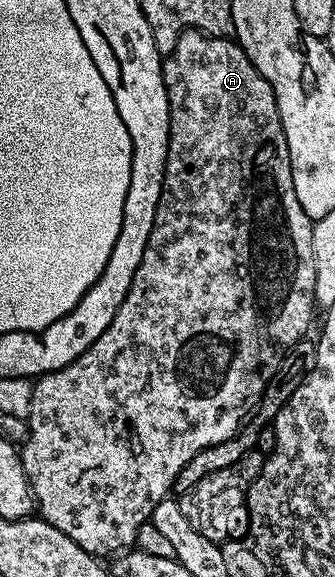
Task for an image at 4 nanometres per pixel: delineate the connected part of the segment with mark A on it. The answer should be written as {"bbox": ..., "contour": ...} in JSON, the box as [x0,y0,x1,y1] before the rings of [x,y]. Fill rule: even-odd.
{"bbox":[19,30,317,550],"contour":[[[186,30],[178,36],[172,52],[164,57],[161,73],[169,99],[169,145],[161,197],[147,246],[131,278],[131,286],[107,330],[103,330],[93,345],[70,364],[36,377],[27,417],[29,437],[19,448],[25,477],[29,479],[34,501],[39,505],[40,519],[67,534],[67,538],[74,540],[80,548],[90,550],[96,549],[97,540],[105,544],[129,545],[136,541],[138,530],[146,523],[154,506],[170,495],[179,470],[183,470],[183,466],[187,466],[187,462],[207,446],[234,436],[248,417],[245,415],[260,405],[267,382],[277,373],[293,345],[302,343],[304,336],[301,335],[313,320],[317,291],[317,262],[313,258],[314,221],[303,214],[303,206],[299,206],[295,198],[291,154],[287,150],[279,106],[267,78],[255,70],[240,44],[223,36],[208,36],[206,32],[196,30]]]}

